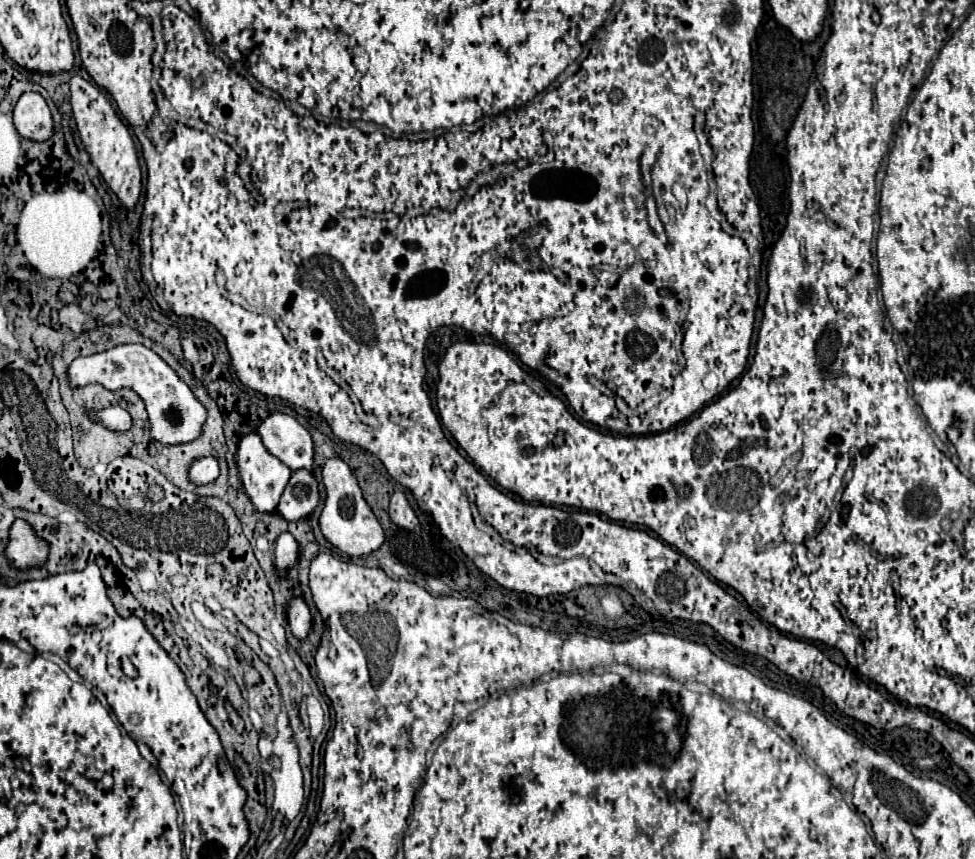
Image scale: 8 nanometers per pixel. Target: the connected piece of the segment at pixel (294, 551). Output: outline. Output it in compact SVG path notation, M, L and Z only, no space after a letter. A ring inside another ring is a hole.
M283 532L275 542L275 566L279 570L289 570L293 568L299 559L299 544L297 540L289 534Z

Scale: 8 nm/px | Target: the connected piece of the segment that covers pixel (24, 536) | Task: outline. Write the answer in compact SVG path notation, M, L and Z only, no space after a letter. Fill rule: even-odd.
M15 520L11 526L11 540L7 544L7 556L13 560L15 568L43 566L47 560L49 544L41 540L25 520Z

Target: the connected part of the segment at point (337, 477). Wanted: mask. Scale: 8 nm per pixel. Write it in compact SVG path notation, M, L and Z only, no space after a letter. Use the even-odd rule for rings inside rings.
M329 458L323 466L323 482L327 488L327 500L323 508L323 516L319 518L319 524L323 524L321 532L323 536L341 552L349 556L365 556L375 552L385 542L385 532L375 518L373 510L363 498L363 492L357 484L357 478L353 476L351 468L341 458Z

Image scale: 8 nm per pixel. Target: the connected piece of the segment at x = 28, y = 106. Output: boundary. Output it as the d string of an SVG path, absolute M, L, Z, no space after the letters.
M25 92L13 112L17 132L33 142L45 142L53 136L53 118L45 98L37 92Z

